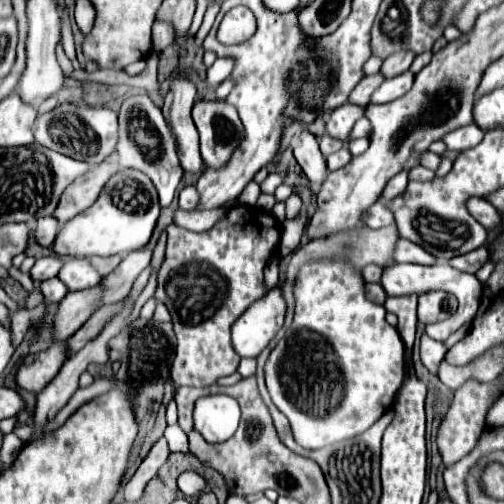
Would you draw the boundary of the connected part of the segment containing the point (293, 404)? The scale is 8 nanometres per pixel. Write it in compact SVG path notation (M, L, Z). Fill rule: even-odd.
M313 261L301 267L295 283L295 319L271 351L265 381L277 409L289 419L295 441L305 449L321 449L367 431L391 405L405 379L405 345L385 321L385 307L367 301L363 277L349 261Z

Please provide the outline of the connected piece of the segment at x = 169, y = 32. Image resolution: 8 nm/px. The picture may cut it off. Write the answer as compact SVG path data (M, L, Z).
M155 21L151 37L153 37L153 51L155 49L163 51L165 47L169 47L173 43L173 27L169 27L169 23L165 23L165 21Z

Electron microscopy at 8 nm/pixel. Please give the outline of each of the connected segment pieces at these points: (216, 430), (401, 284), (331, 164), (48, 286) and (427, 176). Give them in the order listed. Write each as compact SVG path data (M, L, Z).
M209 395L199 397L193 409L195 429L203 435L207 443L223 443L235 435L241 409L239 403L229 395Z
M393 263L389 267L383 269L383 277L381 277L381 285L385 289L387 295L421 295L427 291L447 291L453 293L459 299L459 307L463 309L463 323L471 323L473 315L477 313L479 307L479 297L481 297L481 283L477 281L475 275L471 273L463 273L453 269L451 265L409 265L409 263Z
M343 147L341 151L337 151L337 153L333 153L333 155L327 157L327 169L329 169L329 171L341 169L341 167L345 167L349 161L351 161L351 153L349 153L347 147Z
M53 277L53 279L41 283L41 293L43 293L45 301L49 301L49 303L59 303L59 301L67 295L67 287L65 287L57 277Z
M417 165L415 169L409 171L409 181L431 181L435 177L435 173L431 173L429 169Z

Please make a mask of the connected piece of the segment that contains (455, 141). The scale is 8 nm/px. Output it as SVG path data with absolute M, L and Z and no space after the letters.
M471 123L471 125L467 125L467 127L461 127L461 129L453 131L453 133L449 133L449 135L445 137L445 145L447 145L447 149L465 151L465 149L477 145L477 143L483 139L483 135L485 135L485 133L483 133L475 123Z

